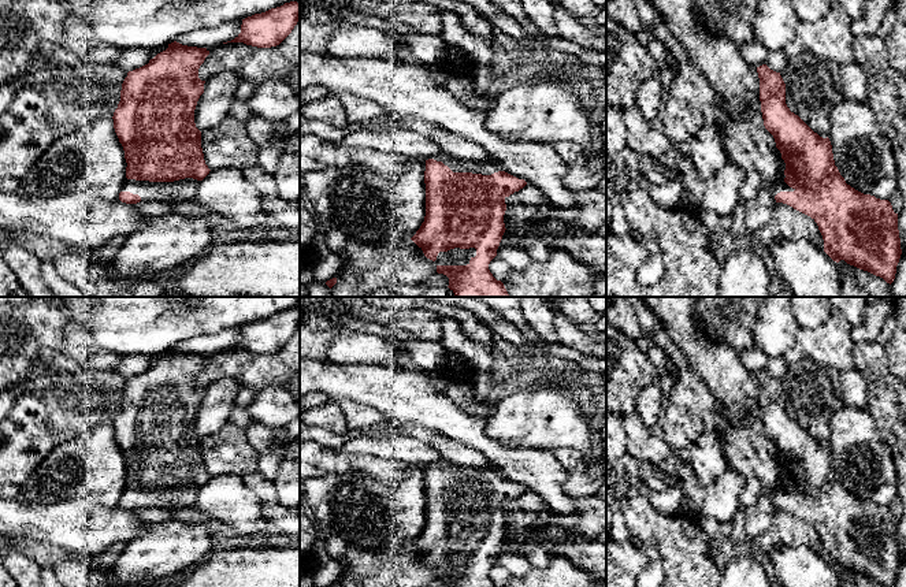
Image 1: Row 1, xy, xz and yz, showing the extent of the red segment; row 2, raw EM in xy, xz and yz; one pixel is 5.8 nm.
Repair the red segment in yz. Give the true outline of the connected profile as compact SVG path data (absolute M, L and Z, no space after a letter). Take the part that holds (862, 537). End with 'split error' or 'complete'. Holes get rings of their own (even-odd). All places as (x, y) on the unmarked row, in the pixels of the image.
M766 371L757 374L760 384L760 408L765 435L773 442L776 454L786 469L784 487L776 487L768 494L776 509L783 509L810 523L818 532L824 546L824 558L836 569L844 566L847 571L868 577L884 587L894 587L902 556L898 536L898 520L894 519L888 506L880 506L864 501L846 490L835 472L829 445L814 439L798 421L790 417L786 410L786 390L780 382Z; split error

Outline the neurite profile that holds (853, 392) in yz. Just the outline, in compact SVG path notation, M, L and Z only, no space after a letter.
M858 369L839 372L839 397L843 406L865 409L868 405L868 383Z

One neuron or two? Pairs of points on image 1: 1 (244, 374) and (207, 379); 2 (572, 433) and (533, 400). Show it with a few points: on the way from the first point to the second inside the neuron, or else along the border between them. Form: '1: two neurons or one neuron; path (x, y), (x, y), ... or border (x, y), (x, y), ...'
1: one neuron; path (234, 371), (216, 371)
2: one neuron; path (563, 424), (542, 409)

